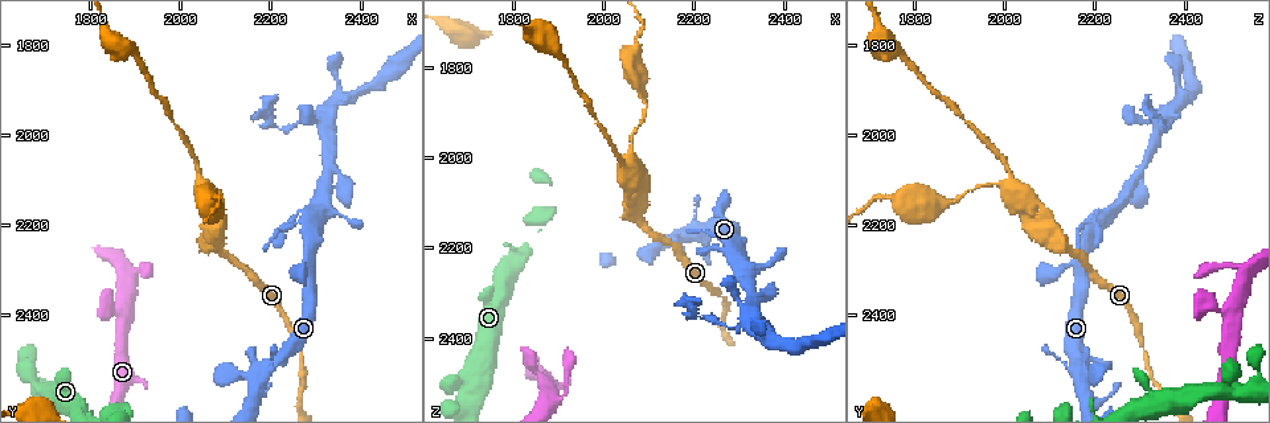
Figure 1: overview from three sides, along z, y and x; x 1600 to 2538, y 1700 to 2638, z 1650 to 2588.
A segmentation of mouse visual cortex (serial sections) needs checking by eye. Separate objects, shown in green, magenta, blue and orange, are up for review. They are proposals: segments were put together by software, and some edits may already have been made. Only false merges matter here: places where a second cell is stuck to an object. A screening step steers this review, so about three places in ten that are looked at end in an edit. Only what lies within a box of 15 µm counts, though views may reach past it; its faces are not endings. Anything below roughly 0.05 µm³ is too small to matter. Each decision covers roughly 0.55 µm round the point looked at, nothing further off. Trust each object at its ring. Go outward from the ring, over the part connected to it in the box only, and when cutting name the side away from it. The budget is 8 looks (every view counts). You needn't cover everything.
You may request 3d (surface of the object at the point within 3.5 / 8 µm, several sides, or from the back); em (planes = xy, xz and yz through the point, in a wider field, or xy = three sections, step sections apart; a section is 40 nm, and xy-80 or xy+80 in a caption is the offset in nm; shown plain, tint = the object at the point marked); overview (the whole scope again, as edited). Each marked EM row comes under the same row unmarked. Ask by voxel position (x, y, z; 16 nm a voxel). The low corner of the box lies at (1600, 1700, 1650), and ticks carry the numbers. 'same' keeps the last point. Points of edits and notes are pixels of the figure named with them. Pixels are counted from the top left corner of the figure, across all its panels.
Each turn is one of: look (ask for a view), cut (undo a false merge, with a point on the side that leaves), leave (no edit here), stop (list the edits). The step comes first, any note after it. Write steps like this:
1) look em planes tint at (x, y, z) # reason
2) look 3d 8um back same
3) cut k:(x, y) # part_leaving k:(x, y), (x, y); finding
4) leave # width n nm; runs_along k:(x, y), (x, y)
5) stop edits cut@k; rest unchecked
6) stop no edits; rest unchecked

look 3d 3.5um at (2210, 2500, 2160) # three-way junction

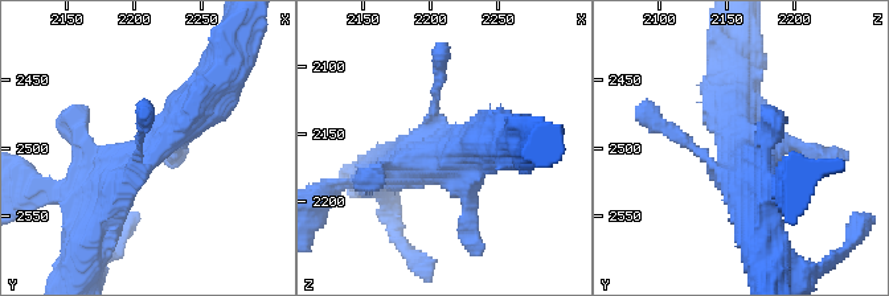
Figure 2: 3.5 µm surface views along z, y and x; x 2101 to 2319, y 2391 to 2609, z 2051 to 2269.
look em planes tint at (2204, 2506, 2166)

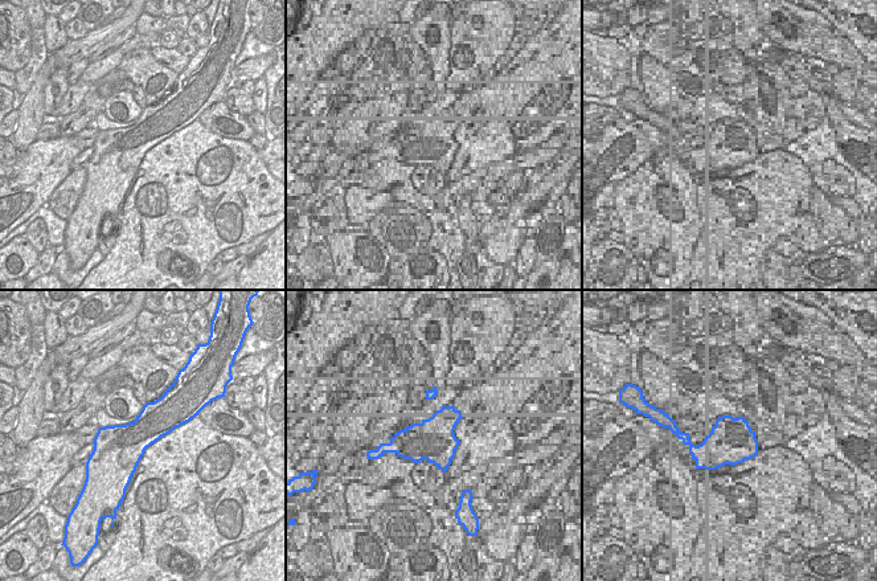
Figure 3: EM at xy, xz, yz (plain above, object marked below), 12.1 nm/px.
leave # runs_along 2:(209, 94), (115, 180), (91, 227); one cell here

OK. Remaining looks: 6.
look 3d 3.5um at (2315, 1950, 2370) # small branch off a trunk

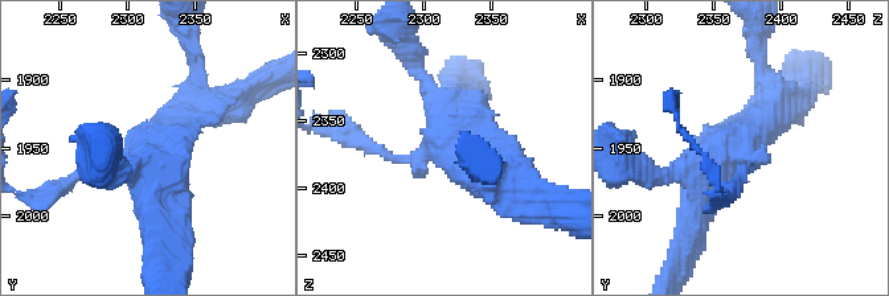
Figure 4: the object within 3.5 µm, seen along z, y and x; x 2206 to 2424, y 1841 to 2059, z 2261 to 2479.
look em planes tint at (2314, 1948, 2370)

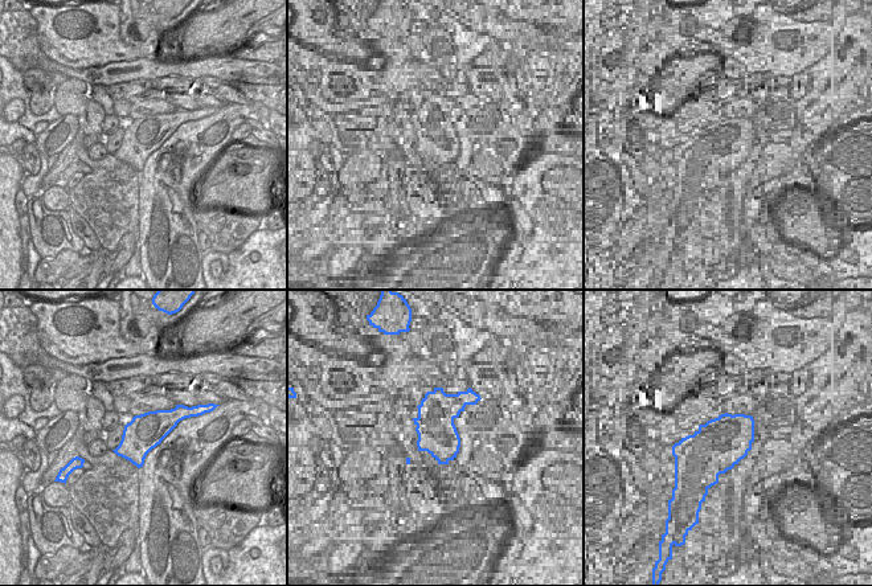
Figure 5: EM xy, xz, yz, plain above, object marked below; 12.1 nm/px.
cut 4:(363, 146) # width 440 nm; part_leaving 4:(408, 159), (392, 159), (331, 128); two cells meet here

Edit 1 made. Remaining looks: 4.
look overview

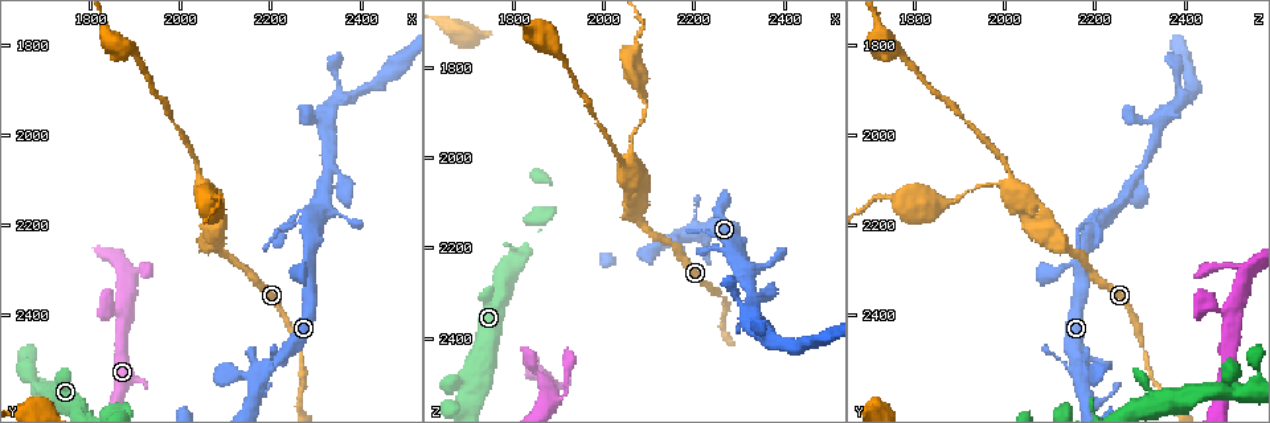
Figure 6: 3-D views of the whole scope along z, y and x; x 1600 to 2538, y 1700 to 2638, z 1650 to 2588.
look 3d 8um at (2060, 2110, 2000) # calibre changes

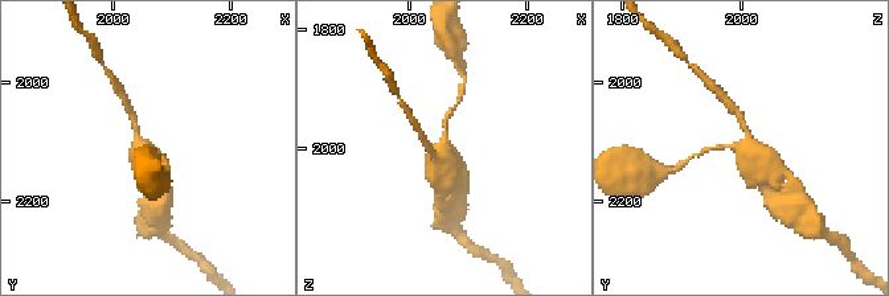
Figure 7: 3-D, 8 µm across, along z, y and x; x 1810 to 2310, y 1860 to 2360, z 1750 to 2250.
look 3d 3.5um back at (2065, 2110, 1995)

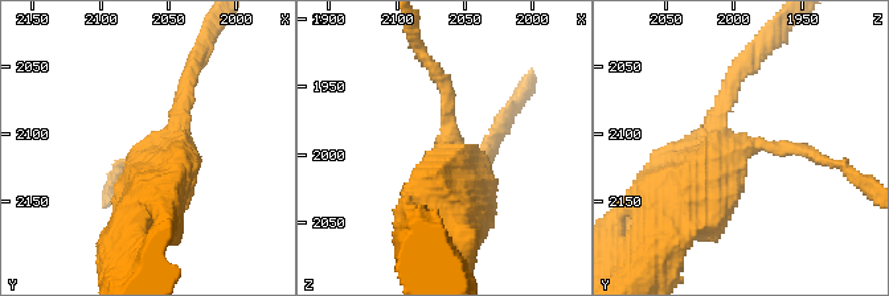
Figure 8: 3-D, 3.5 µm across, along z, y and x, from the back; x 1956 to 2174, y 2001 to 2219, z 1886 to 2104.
look em planes tint at (2058, 2112, 2000) # now the EM

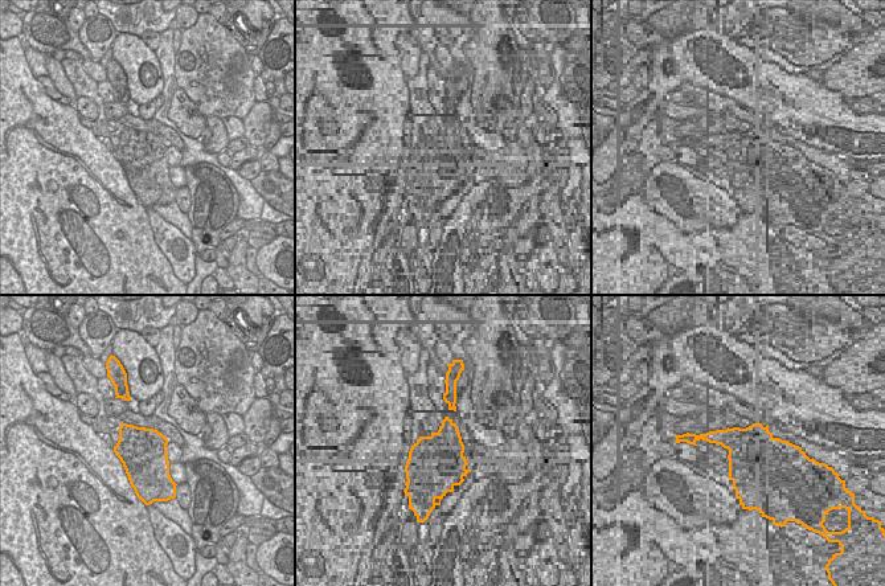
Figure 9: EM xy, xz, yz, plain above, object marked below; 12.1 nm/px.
leave # runs_along 8:(660, 220), (715, 159), (797, 147); one cell here

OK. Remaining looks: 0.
stop edits cut@4; rest unchecked

